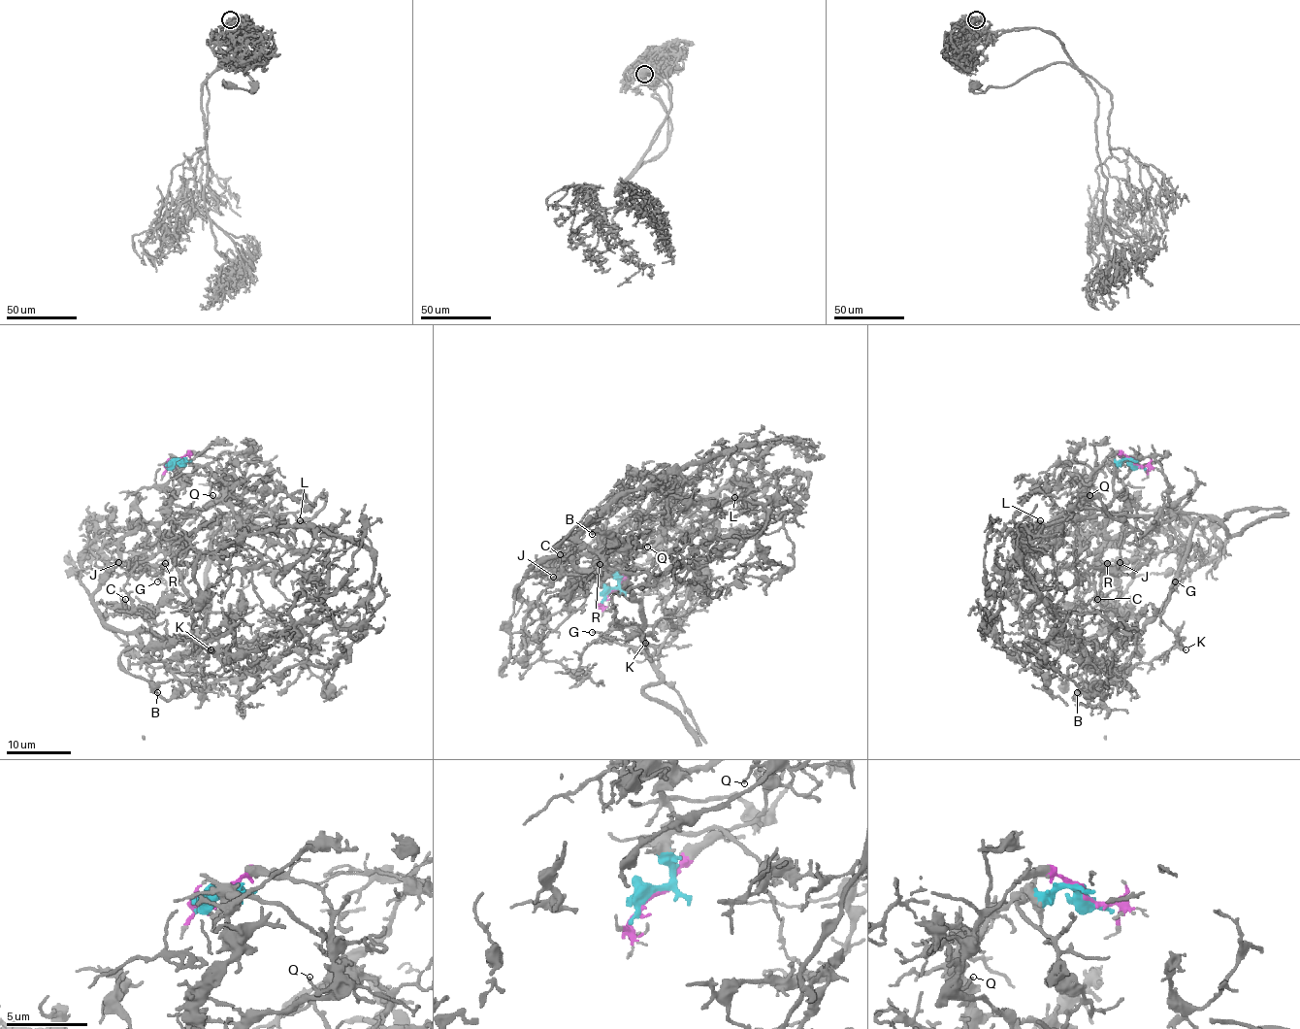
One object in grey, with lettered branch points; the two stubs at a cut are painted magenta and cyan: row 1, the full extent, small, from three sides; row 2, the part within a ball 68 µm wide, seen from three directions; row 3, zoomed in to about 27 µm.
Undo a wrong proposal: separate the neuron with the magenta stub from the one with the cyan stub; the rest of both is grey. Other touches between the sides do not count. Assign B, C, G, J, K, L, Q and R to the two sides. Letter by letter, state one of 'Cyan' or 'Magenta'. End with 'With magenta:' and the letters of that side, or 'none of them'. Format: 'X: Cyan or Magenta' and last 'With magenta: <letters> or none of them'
B: Cyan
C: Cyan
G: Cyan
J: Cyan
K: Cyan
L: Magenta
Q: Magenta
R: Cyan
With magenta: L, Q

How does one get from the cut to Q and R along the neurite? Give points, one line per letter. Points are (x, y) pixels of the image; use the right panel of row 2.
Q: (1134, 462), (1122, 454), (1111, 454), (1093, 472), (1082, 499), (1089, 494)
R: (1134, 462), (1108, 460), (1085, 488), (1087, 513), (1098, 524), (1103, 537), (1096, 566), (1120, 565), (1106, 563)

